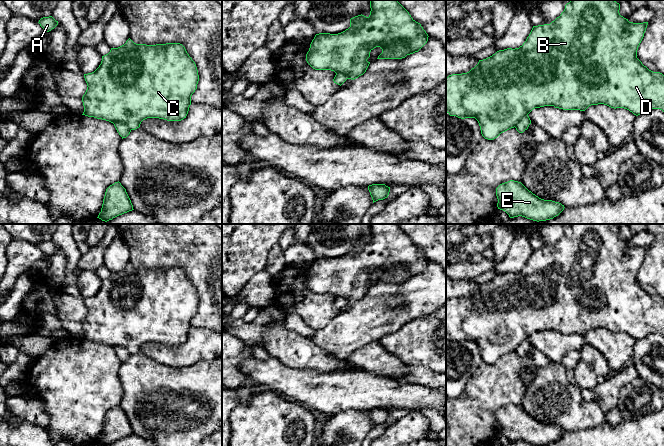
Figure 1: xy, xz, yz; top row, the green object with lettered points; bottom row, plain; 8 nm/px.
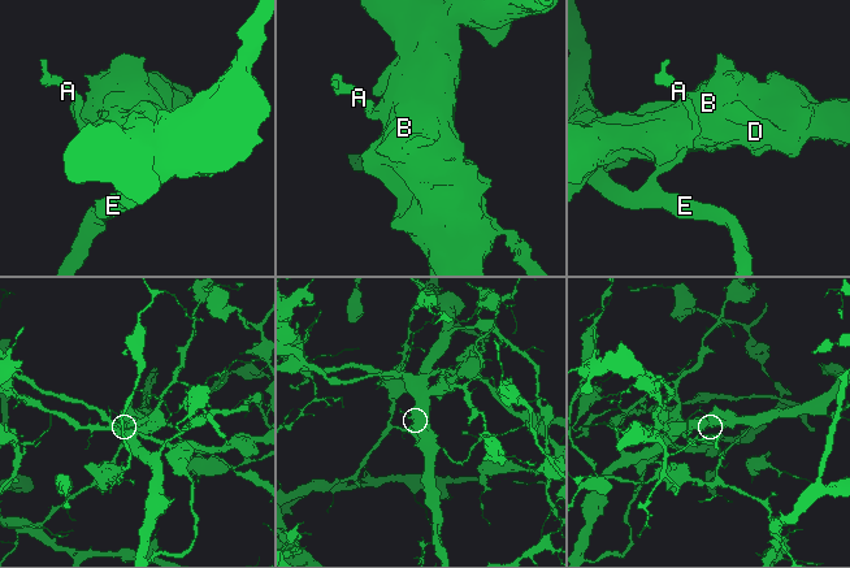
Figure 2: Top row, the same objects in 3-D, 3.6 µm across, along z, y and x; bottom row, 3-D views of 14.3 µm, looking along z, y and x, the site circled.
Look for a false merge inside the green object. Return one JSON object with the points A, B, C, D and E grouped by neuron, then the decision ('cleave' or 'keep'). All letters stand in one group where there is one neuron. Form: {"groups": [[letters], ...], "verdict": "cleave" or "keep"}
{"groups": [["A", "E"], ["B", "C", "D"]], "verdict": "cleave"}

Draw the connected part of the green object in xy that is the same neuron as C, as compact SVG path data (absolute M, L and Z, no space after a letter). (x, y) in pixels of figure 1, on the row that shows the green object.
M130 38L118 48L102 56L99 67L92 73L84 74L87 90L82 97L84 112L82 115L125 124L129 129L140 127L147 118L159 118L167 121L181 121L186 118L191 105L191 96L199 81L195 62L180 43L156 45L136 44Z

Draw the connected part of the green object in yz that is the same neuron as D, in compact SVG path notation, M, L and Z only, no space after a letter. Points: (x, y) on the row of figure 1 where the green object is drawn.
M571 0L565 5L564 11L550 24L533 26L529 36L519 48L499 50L492 56L479 60L478 64L467 73L452 74L446 77L446 113L461 119L475 118L485 139L493 140L501 133L516 127L518 122L533 109L544 106L554 106L563 110L585 111L591 105L604 104L611 108L624 108L634 115L642 115L652 109L664 112L664 75L649 70L637 58L638 47L644 37L648 22L633 23L619 13L620 4L615 0Z

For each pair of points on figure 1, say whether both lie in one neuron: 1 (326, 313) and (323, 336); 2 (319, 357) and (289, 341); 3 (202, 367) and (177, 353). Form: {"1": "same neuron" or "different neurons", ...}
{"1": "different neurons", "2": "same neuron", "3": "different neurons"}

